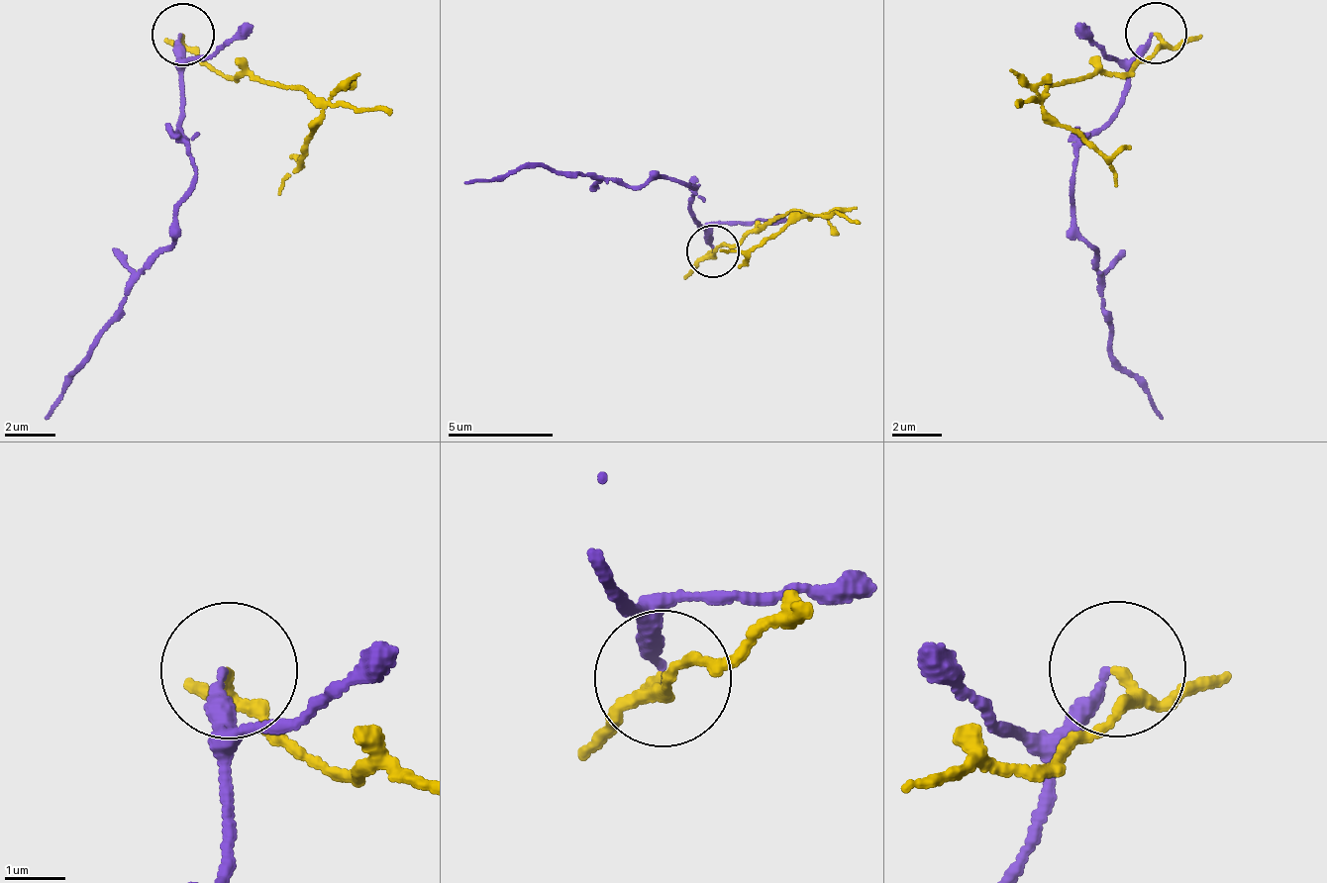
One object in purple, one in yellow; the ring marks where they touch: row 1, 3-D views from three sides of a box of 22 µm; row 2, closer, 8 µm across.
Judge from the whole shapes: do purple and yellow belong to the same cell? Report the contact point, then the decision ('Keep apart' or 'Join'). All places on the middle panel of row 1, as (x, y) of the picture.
Place: (713, 250). Keep apart

